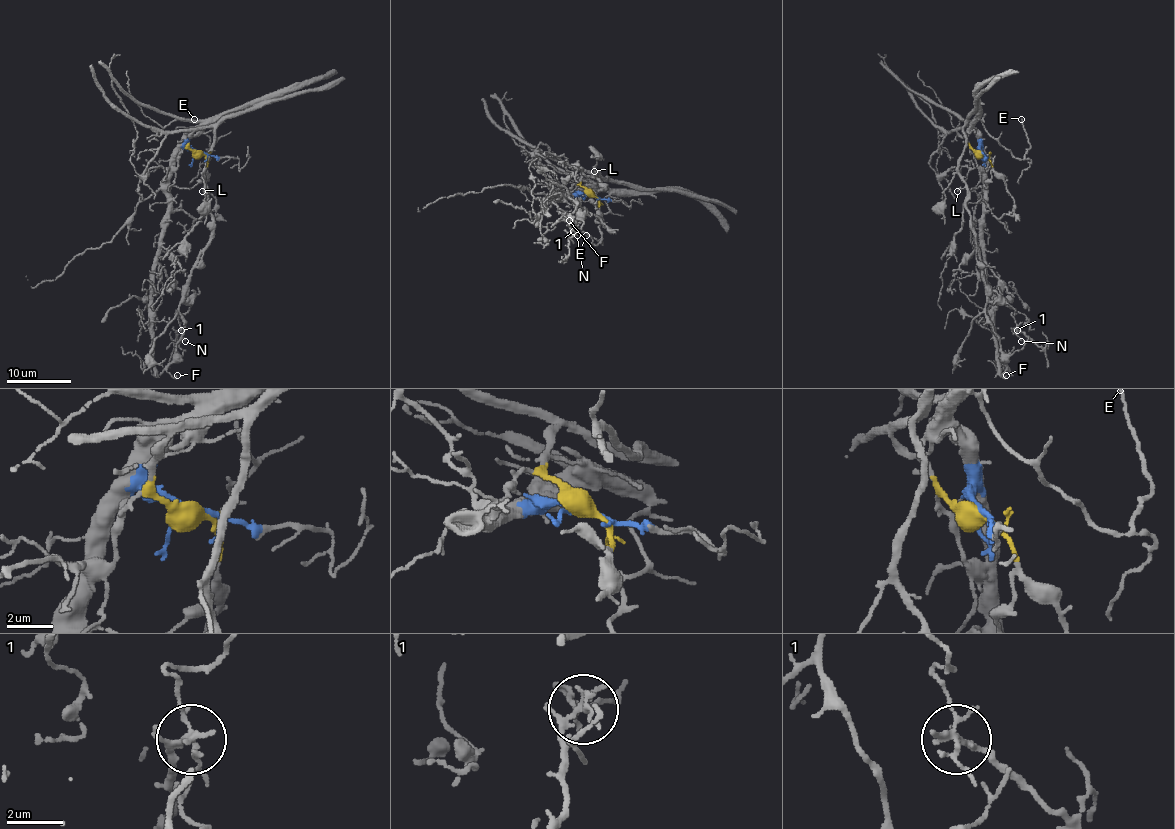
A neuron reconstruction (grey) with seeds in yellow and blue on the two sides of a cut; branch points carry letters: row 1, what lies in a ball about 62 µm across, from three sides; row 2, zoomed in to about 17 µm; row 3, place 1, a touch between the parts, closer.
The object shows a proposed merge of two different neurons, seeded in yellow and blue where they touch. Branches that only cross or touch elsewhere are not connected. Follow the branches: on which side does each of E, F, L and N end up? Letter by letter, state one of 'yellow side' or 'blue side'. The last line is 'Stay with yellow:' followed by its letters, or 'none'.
E: blue side
F: yellow side
L: yellow side
N: yellow side
Stay with yellow: F, L, N

